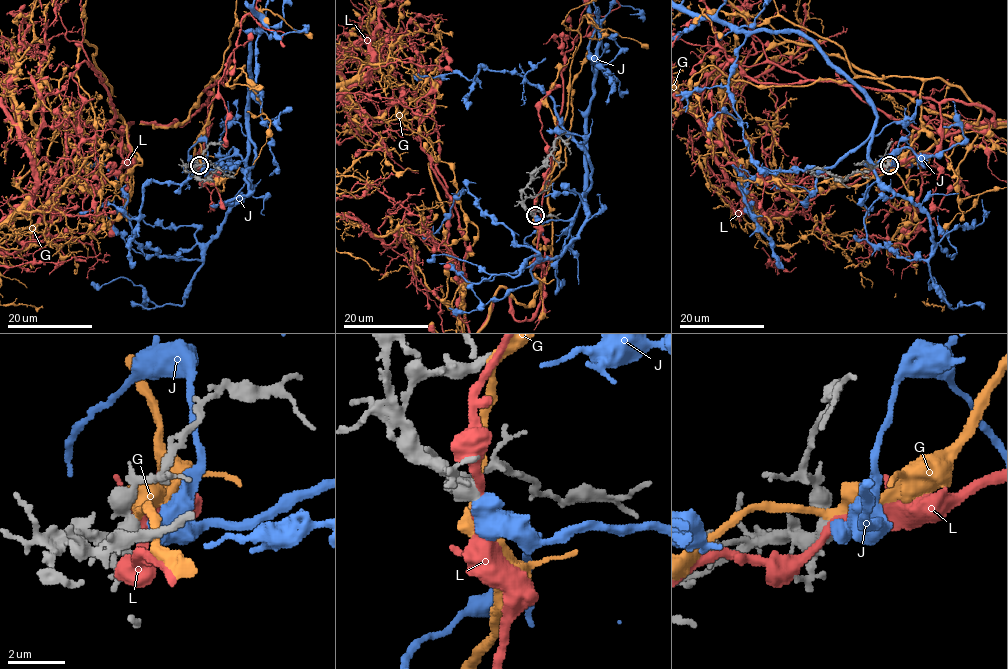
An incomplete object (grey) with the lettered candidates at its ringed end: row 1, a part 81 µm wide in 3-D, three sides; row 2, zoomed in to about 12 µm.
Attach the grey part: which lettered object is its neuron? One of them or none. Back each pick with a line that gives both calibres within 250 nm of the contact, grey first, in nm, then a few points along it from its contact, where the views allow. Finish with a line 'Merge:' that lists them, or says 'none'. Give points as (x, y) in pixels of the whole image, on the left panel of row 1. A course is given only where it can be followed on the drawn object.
Merge: none

